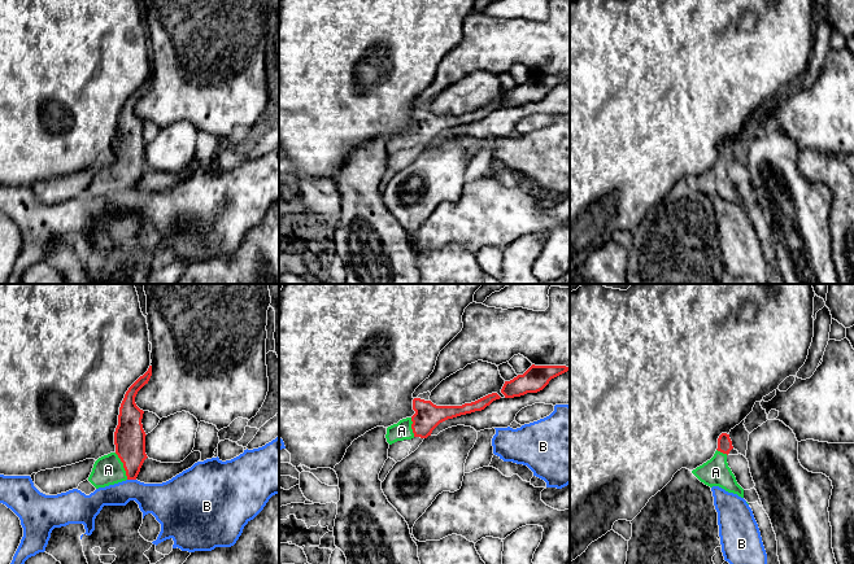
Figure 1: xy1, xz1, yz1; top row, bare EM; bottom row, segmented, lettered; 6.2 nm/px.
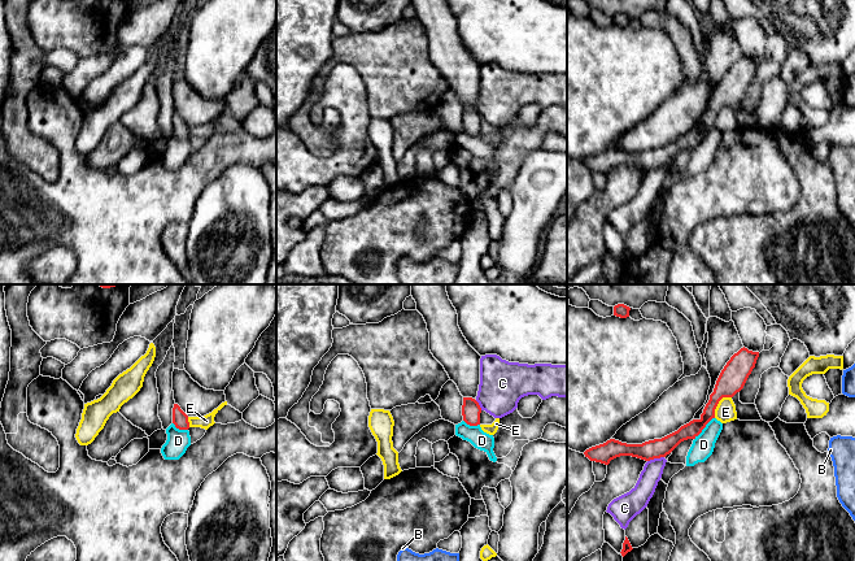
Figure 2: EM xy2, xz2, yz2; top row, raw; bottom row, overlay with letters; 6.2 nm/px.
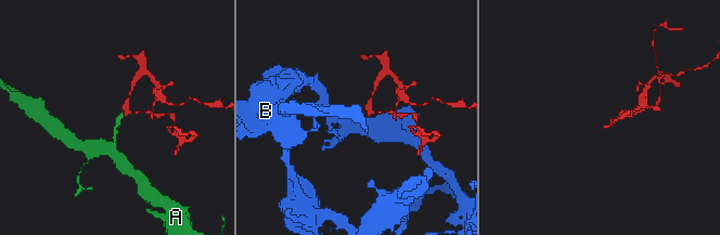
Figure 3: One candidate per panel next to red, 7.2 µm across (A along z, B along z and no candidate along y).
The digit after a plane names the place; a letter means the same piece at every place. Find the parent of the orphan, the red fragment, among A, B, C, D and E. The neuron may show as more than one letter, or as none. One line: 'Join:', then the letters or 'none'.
Join: A

